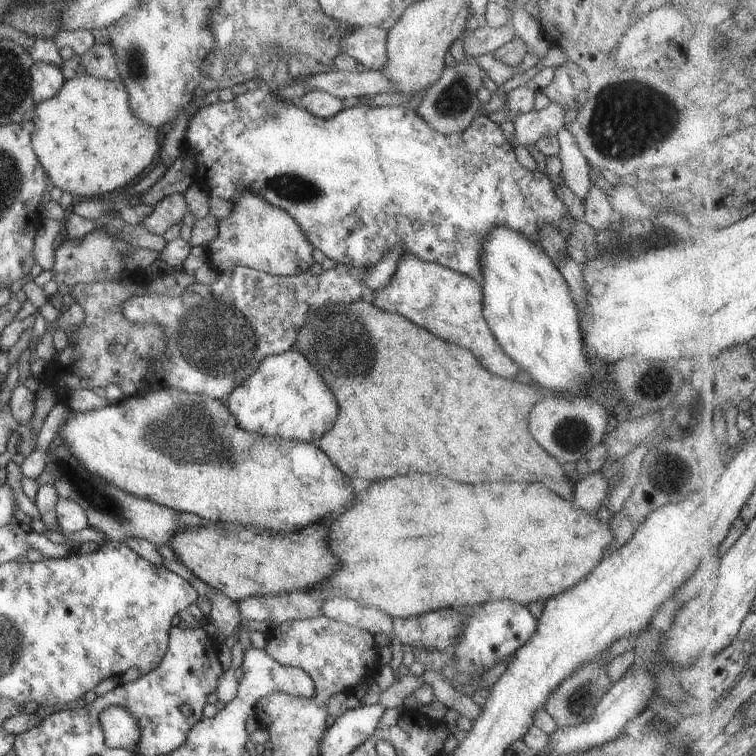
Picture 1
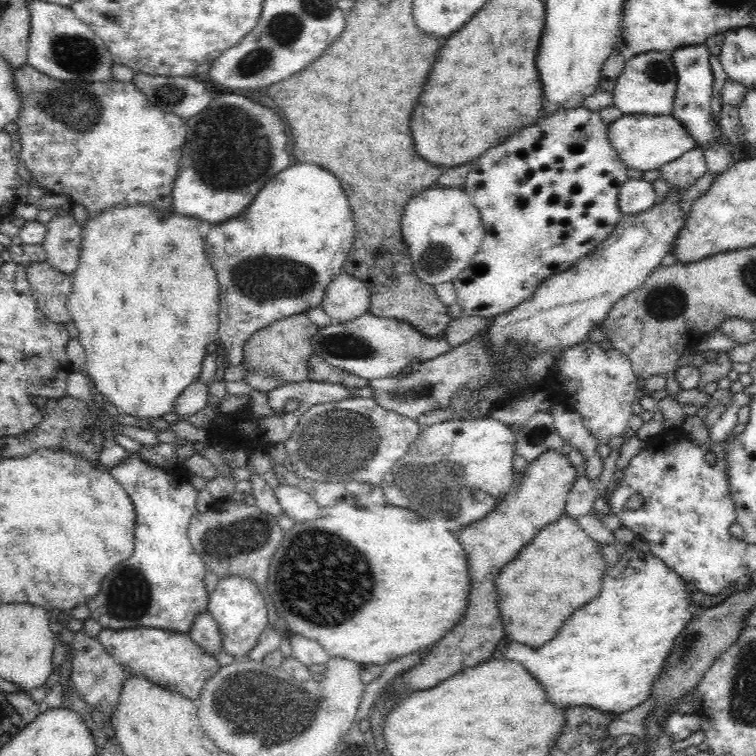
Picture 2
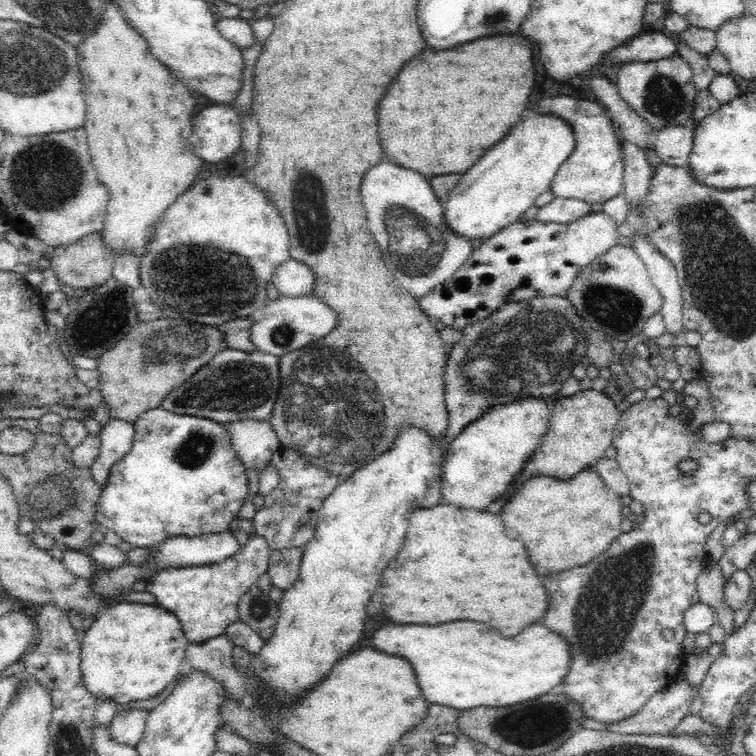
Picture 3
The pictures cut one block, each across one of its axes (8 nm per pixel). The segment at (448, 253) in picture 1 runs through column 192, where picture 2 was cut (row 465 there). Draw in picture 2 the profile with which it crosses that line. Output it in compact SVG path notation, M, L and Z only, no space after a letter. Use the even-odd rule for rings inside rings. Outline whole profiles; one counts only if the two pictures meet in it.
M130 453L122 462L108 468L109 473L127 492L136 513L134 529L134 551L130 558L119 562L103 578L100 590L89 598L87 606L92 619L100 622L102 628L112 630L152 627L189 633L196 617L207 611L209 594L206 592L204 576L207 566L203 558L195 553L188 538L190 518L196 514L198 491L188 479L185 468L167 471L150 466L138 453Z

